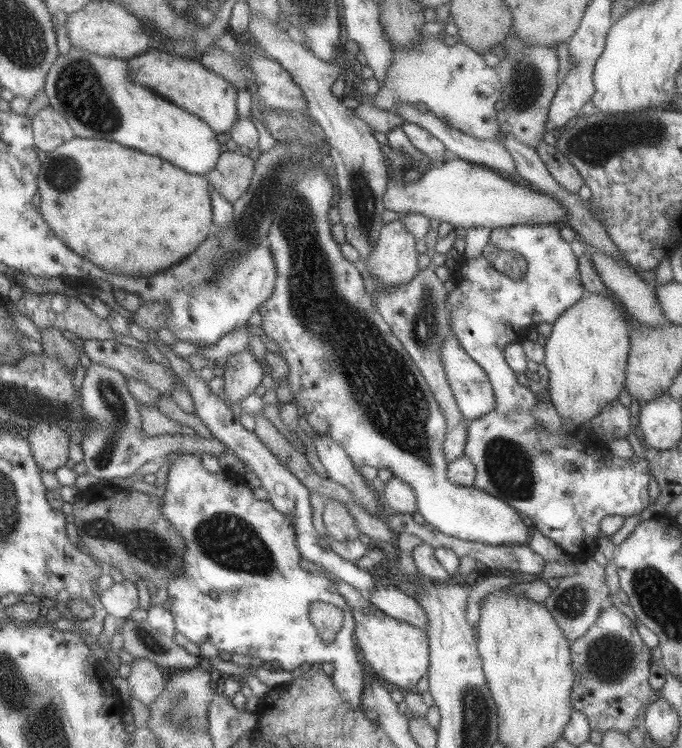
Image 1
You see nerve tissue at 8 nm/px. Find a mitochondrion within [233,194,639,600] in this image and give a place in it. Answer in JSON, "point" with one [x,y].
{"point":[507,464]}

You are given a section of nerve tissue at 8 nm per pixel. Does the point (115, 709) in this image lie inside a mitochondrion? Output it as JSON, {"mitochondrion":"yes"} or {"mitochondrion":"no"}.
{"mitochondrion":"no"}

